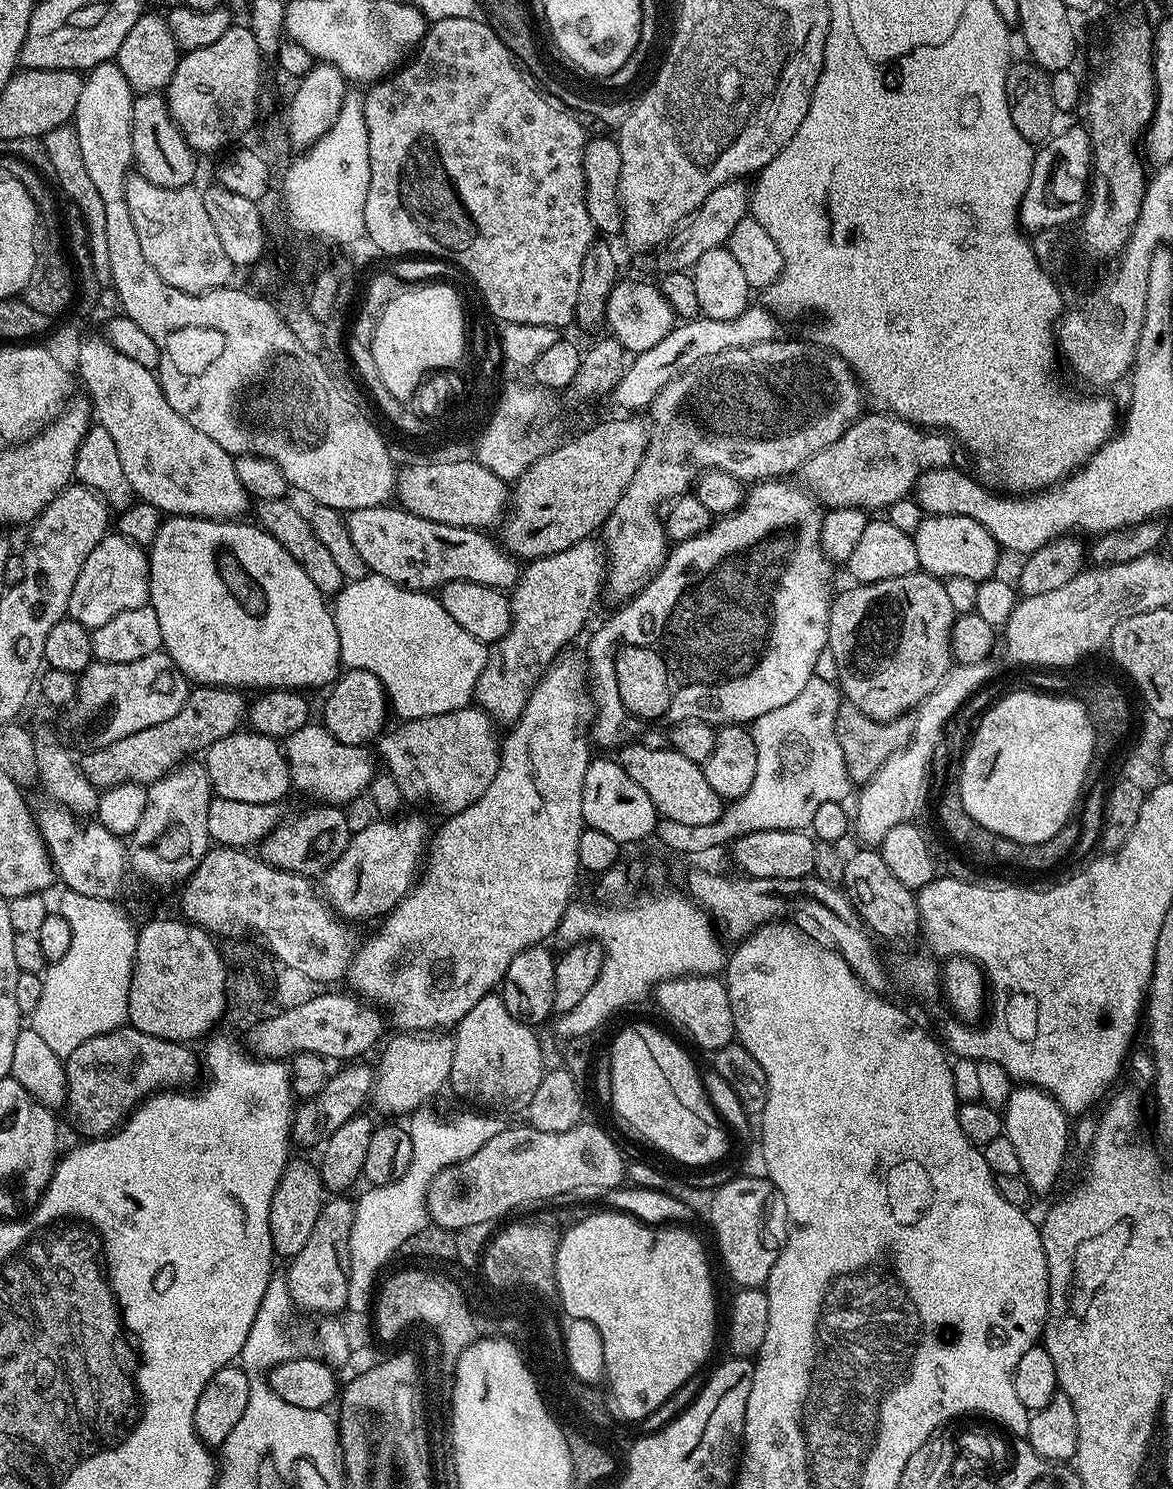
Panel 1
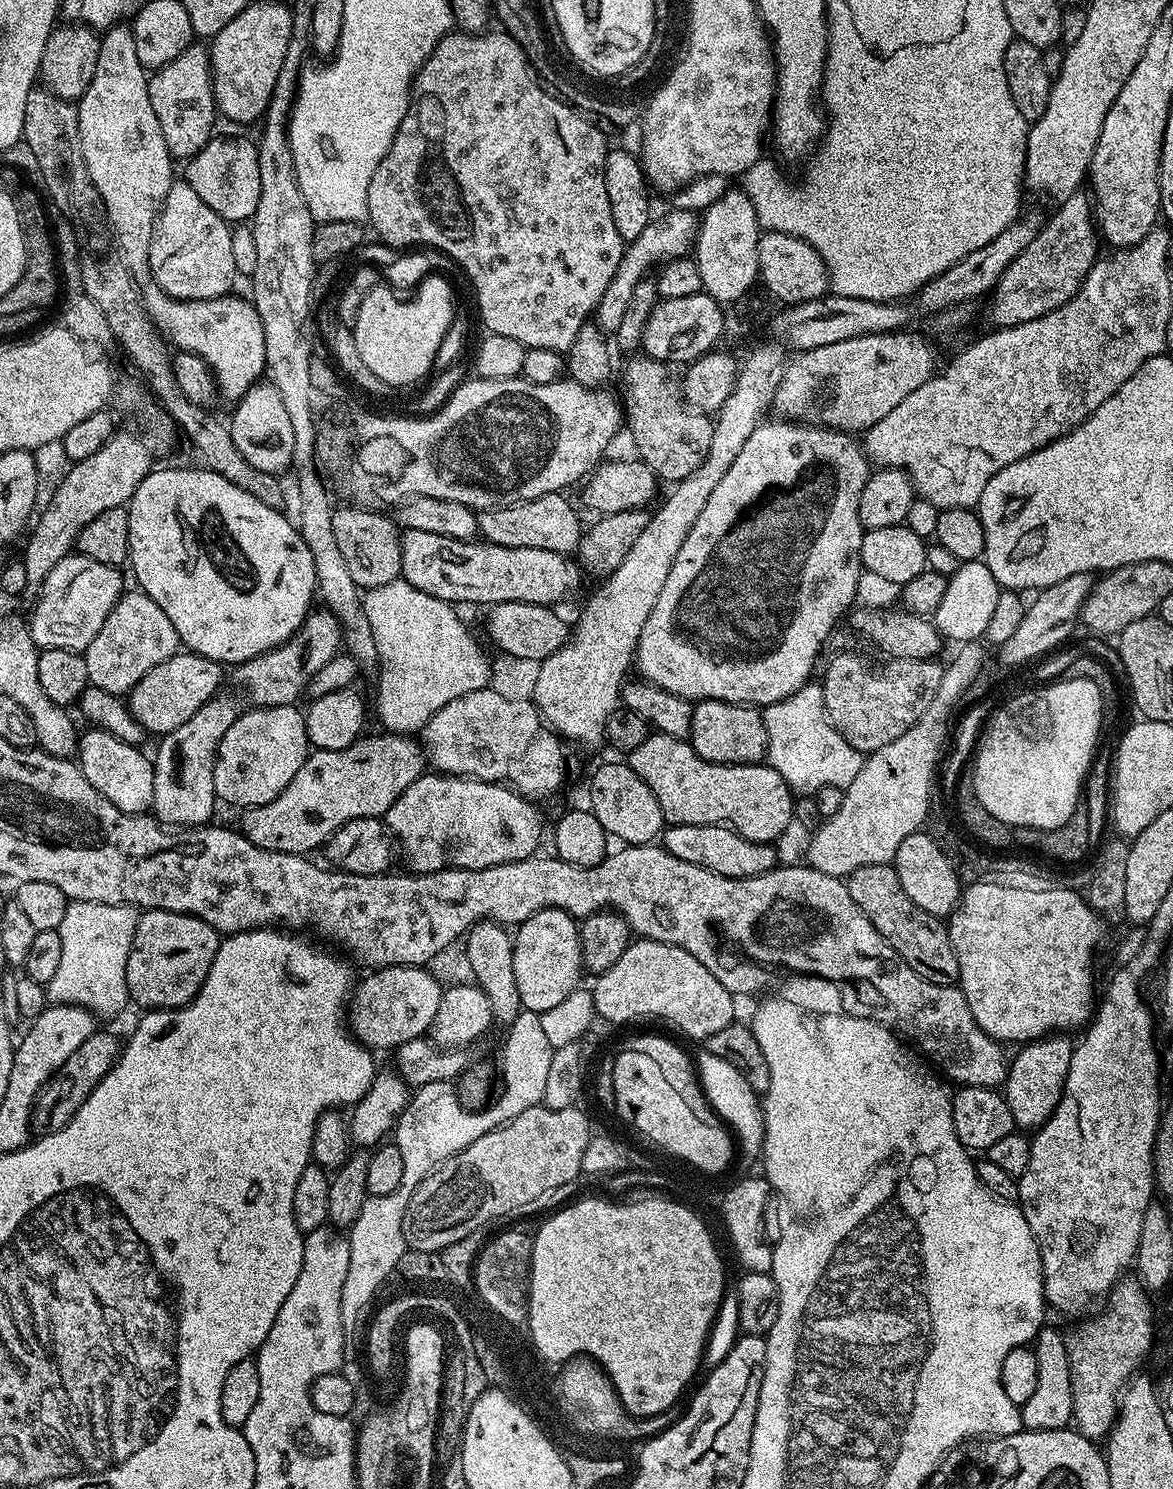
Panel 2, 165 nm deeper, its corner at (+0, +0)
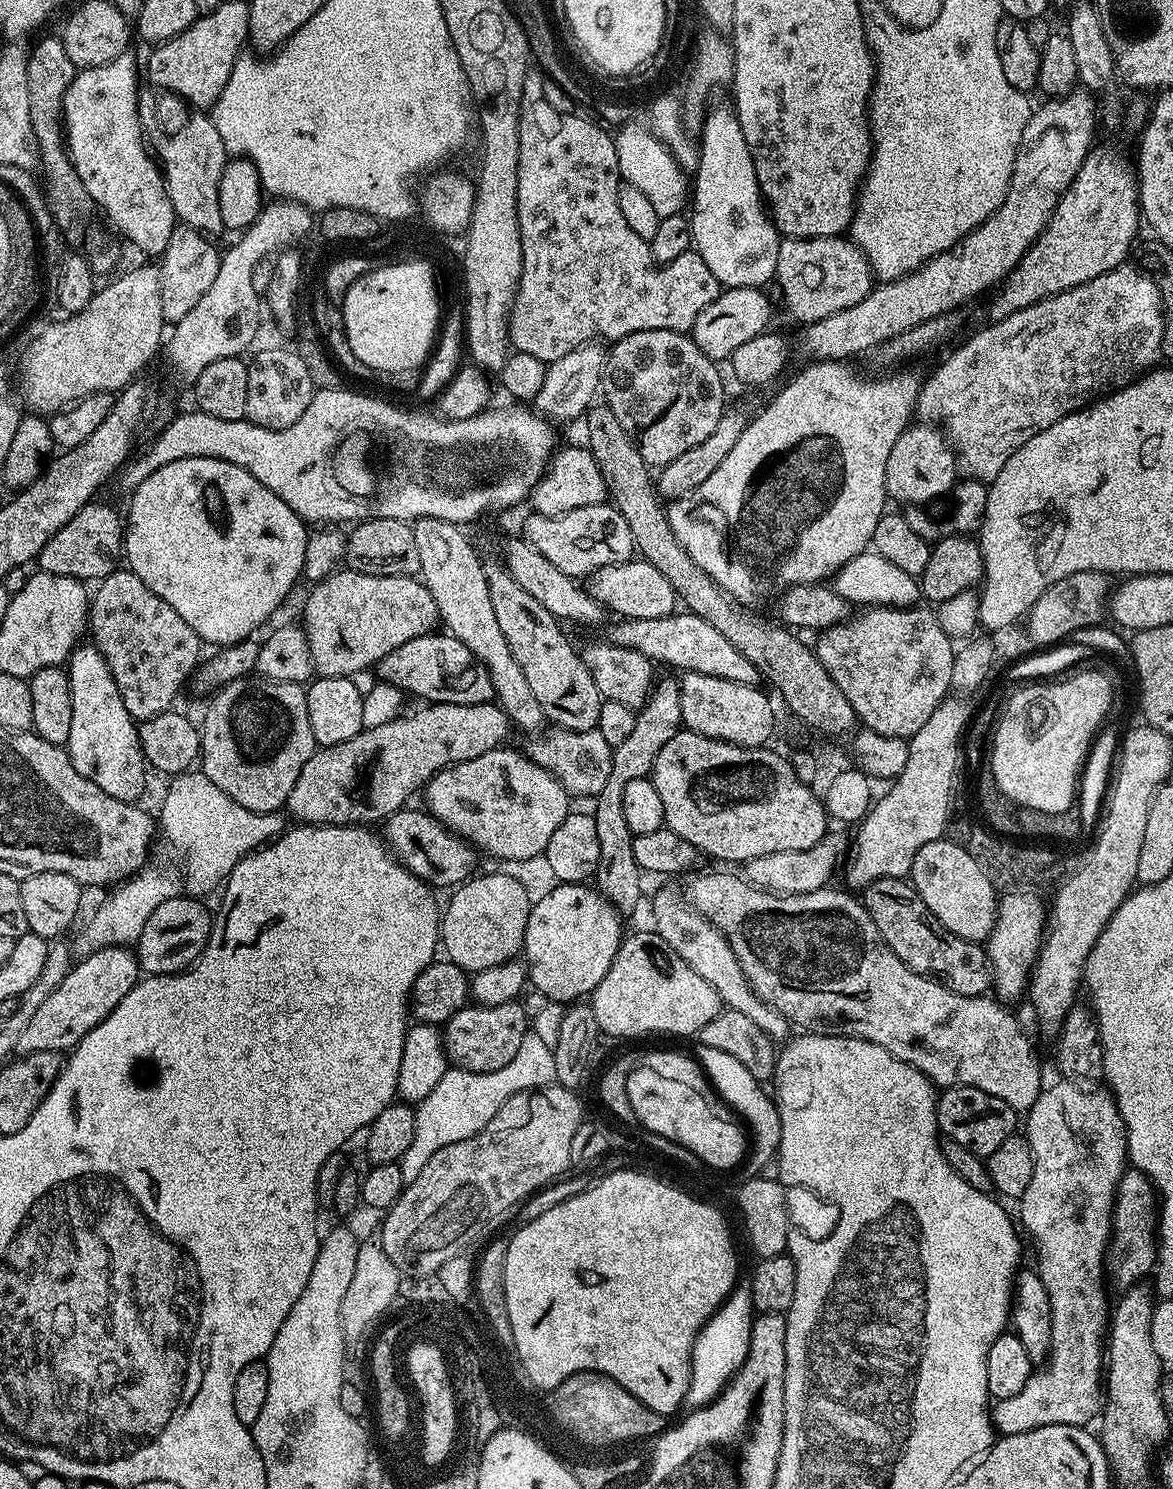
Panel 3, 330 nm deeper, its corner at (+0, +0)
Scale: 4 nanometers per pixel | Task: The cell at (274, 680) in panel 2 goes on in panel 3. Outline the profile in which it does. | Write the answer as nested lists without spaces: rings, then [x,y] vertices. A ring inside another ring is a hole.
[[[351,570],[340,571],[333,571],[327,580],[319,581],[304,604],[302,627],[308,635],[310,658],[317,677],[355,677],[355,672],[363,668],[371,669],[382,658],[386,658],[390,650],[398,650],[398,646],[410,642],[410,638],[425,636],[437,627],[440,620],[438,606],[430,590],[416,576],[375,576]]]

